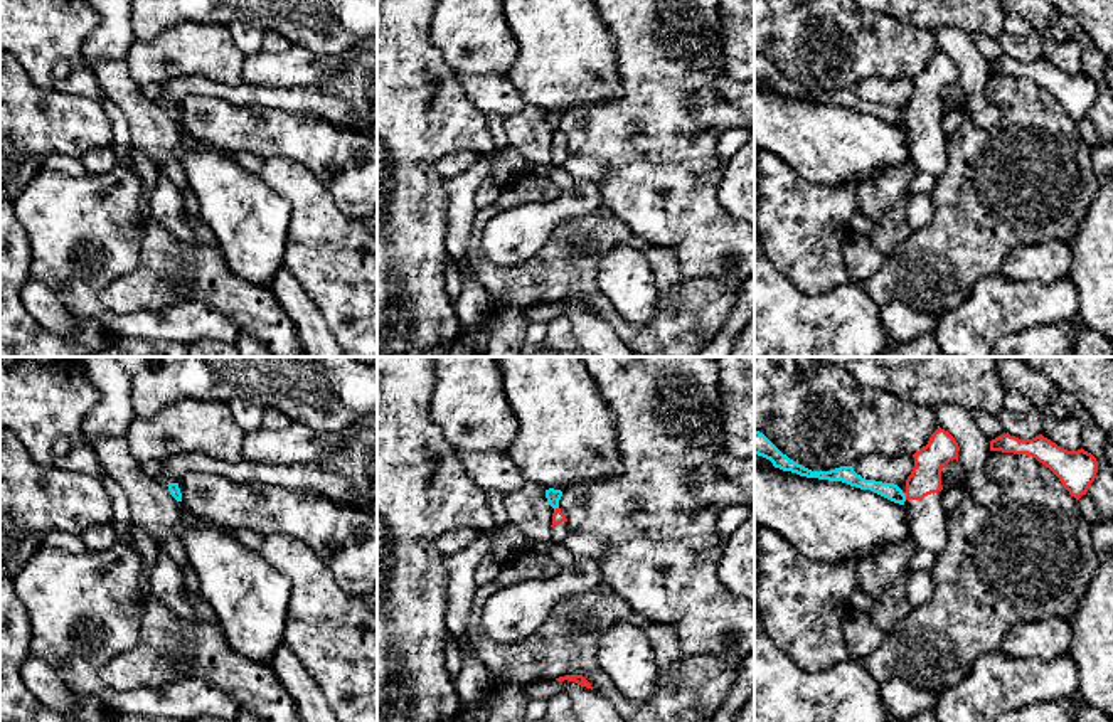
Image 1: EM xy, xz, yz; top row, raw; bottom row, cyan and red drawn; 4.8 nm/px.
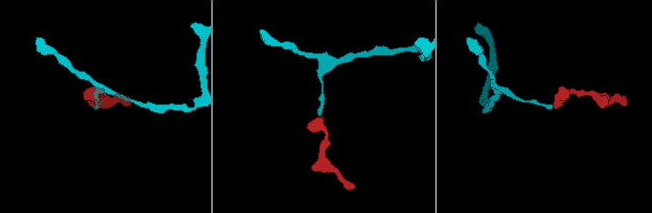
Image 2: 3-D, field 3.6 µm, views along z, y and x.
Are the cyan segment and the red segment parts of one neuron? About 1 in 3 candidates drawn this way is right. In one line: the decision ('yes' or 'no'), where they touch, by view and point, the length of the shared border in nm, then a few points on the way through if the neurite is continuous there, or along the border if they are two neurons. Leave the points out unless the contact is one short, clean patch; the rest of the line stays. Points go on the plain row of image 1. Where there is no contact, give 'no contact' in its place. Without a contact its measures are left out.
no; meets cyan in yz at (905, 120); contact 30 nm long; border along yz (905, 116), (906, 122)

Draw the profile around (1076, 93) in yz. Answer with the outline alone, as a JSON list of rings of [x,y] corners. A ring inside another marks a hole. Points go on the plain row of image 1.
[[[1002,57],[990,64],[990,74],[1027,77],[1049,91],[1069,114],[1079,123],[1096,101],[1098,84],[1084,74],[1068,74],[1042,57],[1032,62],[1019,62],[1010,57]]]

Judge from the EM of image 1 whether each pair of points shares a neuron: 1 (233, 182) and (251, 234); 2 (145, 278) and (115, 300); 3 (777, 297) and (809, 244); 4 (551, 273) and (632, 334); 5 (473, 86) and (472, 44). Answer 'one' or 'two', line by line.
1: one
2: one
3: two
4: one
5: two

